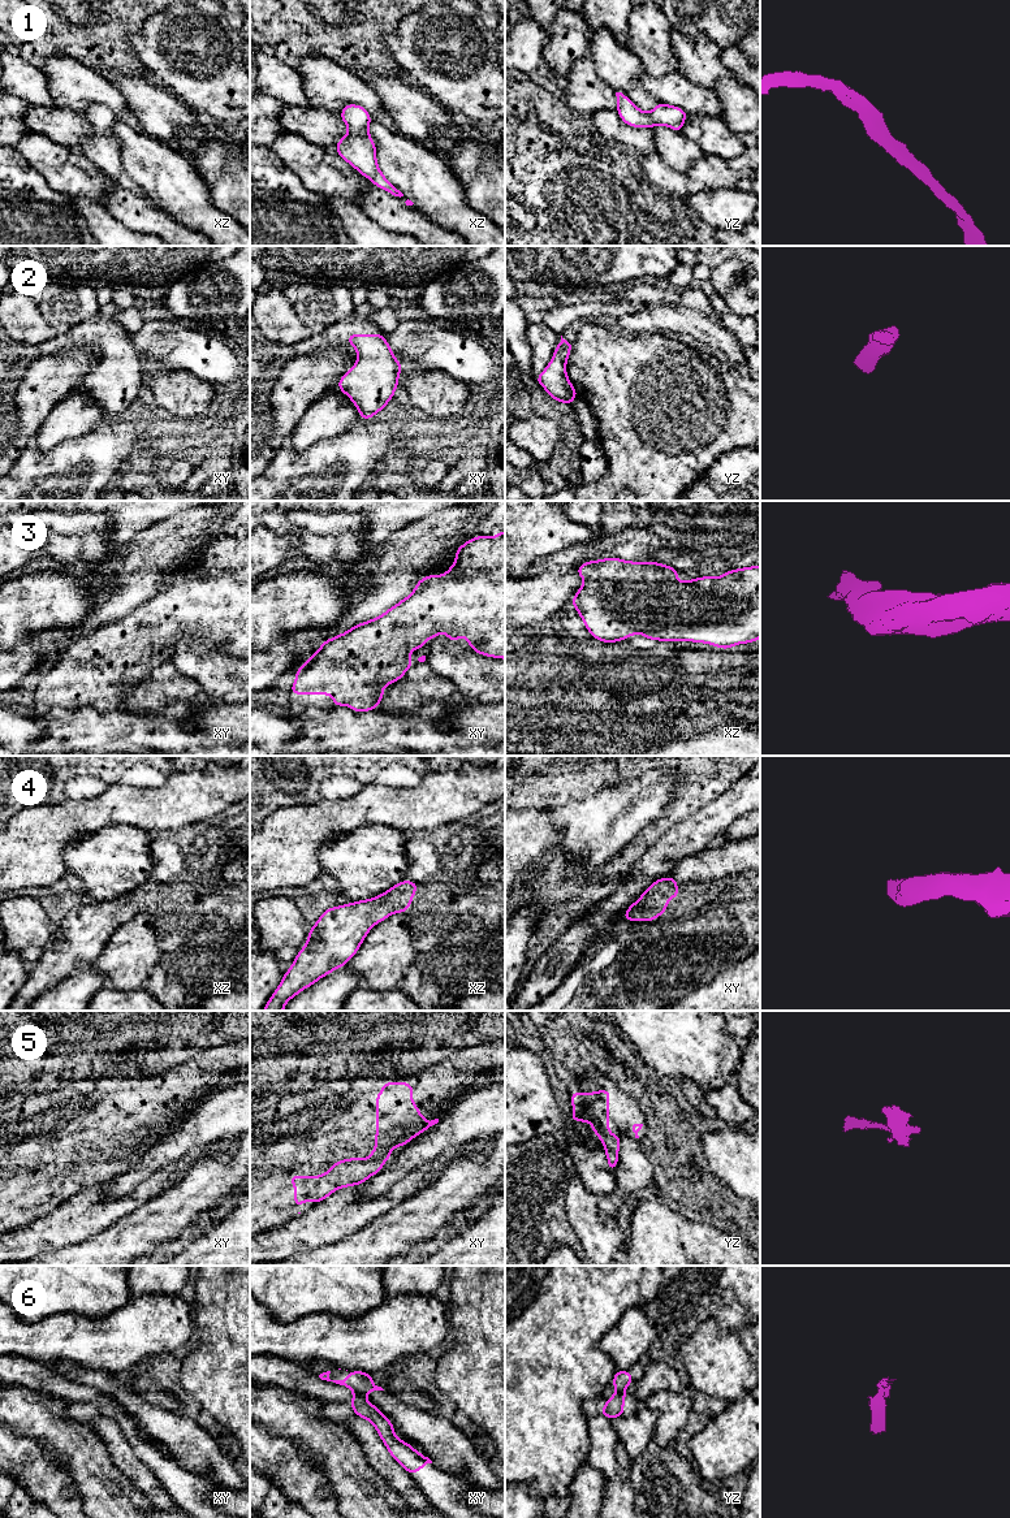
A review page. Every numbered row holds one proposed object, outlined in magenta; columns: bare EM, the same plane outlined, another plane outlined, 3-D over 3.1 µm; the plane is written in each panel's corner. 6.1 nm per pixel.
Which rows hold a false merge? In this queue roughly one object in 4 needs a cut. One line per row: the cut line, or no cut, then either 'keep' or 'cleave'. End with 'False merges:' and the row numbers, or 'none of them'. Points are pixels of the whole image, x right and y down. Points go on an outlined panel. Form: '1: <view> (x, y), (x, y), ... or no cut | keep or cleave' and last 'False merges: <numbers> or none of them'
1: no cut | keep
2: no cut | keep
3: no cut | keep
4: no cut | keep
5: no cut | keep
6: xy (354, 1389), (363, 1396) | cleave
False merges: 6

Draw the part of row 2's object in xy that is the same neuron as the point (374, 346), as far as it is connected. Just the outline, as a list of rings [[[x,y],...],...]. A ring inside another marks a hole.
[[[349,334],[348,343],[358,354],[357,362],[337,388],[358,408],[361,419],[371,419],[394,397],[402,369],[383,334]]]

